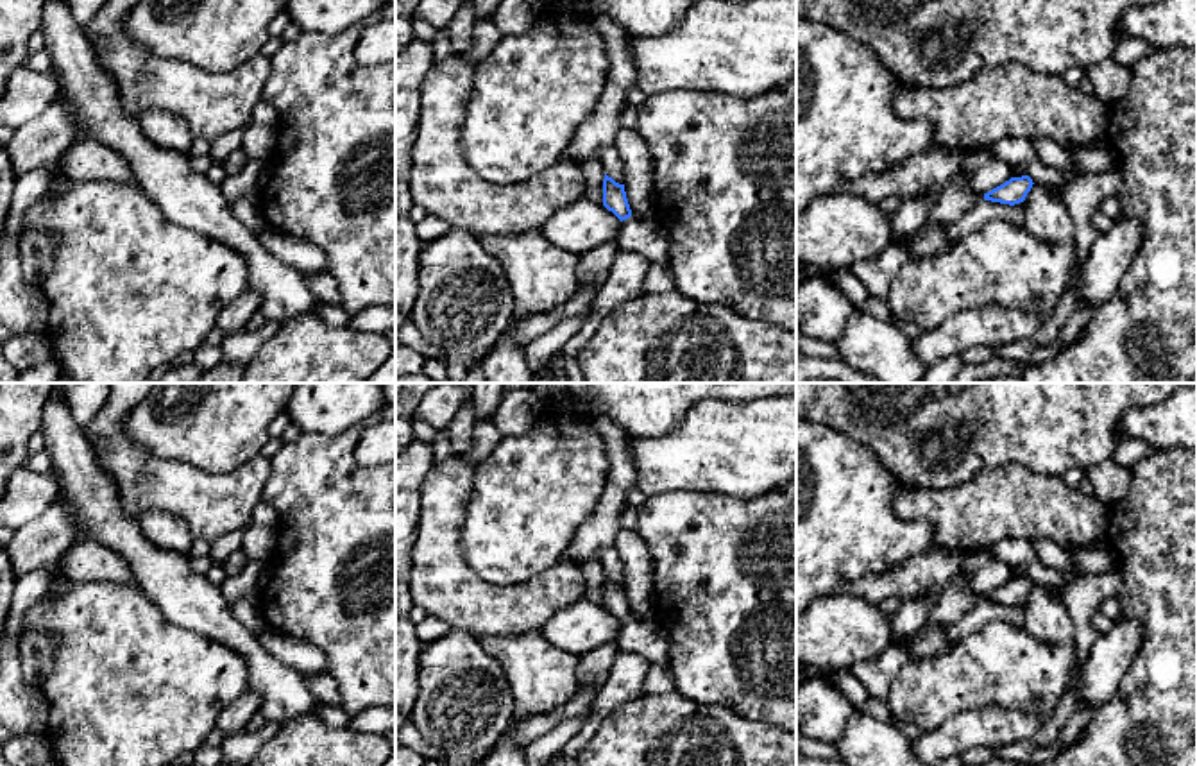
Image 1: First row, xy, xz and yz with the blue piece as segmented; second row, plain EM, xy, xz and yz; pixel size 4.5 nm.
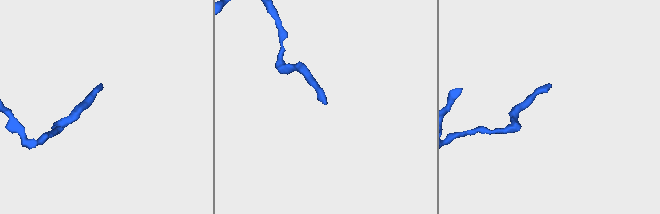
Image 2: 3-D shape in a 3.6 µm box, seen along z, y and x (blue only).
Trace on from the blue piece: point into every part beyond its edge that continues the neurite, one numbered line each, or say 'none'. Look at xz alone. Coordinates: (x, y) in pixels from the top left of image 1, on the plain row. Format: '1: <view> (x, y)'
1: xz (639, 636)

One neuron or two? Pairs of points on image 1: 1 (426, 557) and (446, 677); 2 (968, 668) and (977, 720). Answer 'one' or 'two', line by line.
1: two
2: two

